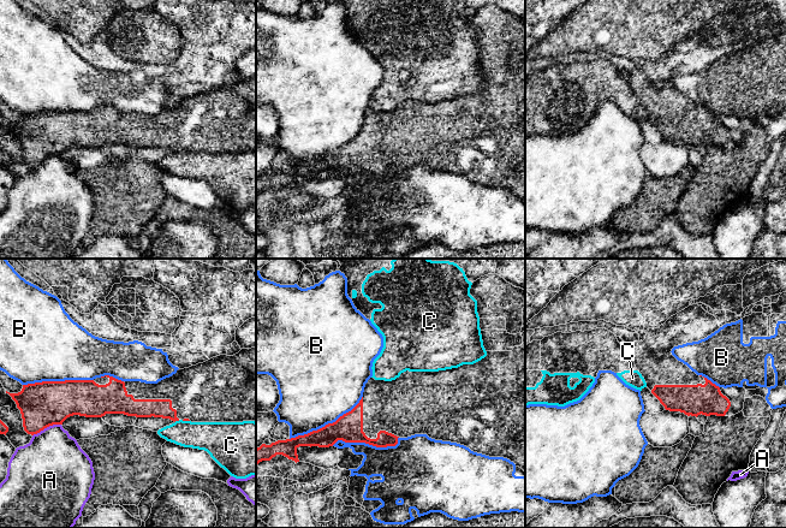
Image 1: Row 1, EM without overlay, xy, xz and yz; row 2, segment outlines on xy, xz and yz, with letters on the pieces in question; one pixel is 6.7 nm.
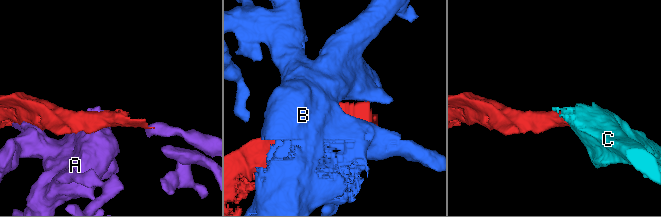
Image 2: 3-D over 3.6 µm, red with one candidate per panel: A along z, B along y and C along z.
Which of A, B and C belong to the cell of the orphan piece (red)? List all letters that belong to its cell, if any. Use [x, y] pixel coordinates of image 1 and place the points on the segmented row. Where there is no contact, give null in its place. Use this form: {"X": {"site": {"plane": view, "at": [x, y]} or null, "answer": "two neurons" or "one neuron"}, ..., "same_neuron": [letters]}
{"A": {"site": {"plane": "xy", "at": [46, 427]}, "answer": "two neurons"}, "B": {"site": {"plane": "xz", "at": [328, 423]}, "answer": "two neurons"}, "C": {"site": {"plane": "xy", "at": [177, 420]}, "answer": "two neurons"}, "same_neuron": []}

